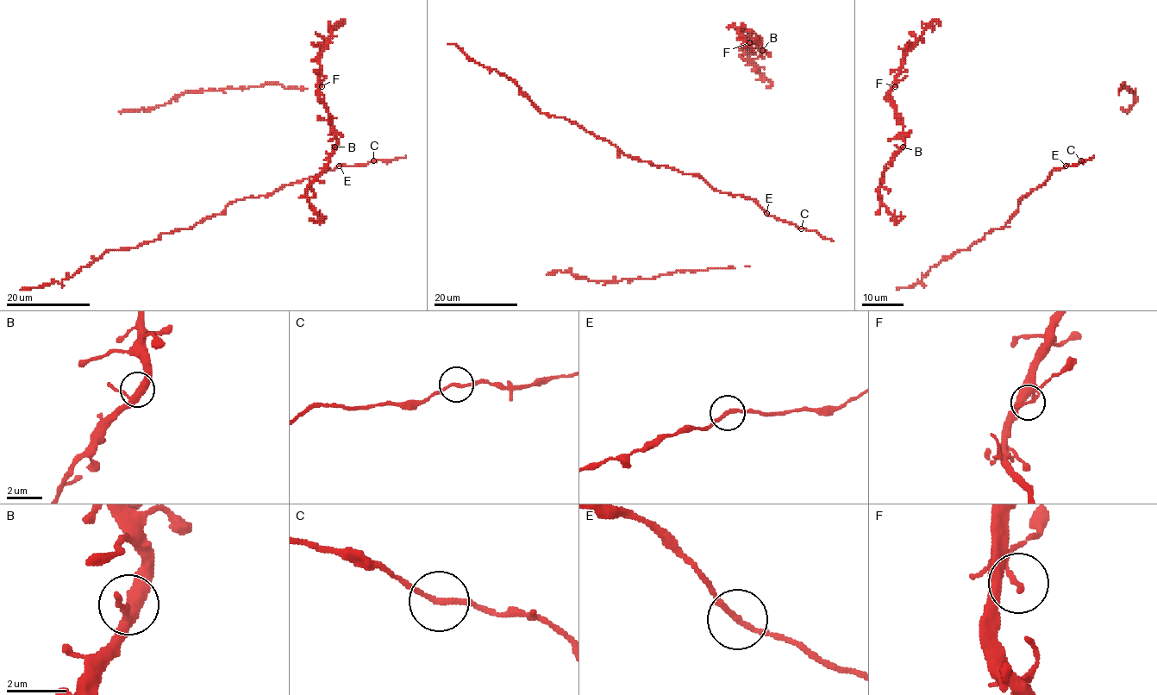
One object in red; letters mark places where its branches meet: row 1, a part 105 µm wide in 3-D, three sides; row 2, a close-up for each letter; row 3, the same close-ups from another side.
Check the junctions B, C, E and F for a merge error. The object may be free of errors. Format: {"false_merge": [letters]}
{"false_merge": []}

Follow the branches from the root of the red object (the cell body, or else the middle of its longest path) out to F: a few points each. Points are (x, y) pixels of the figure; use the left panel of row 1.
F: (336, 148), (337, 136), (328, 107), (318, 93), (318, 86), (322, 86)

